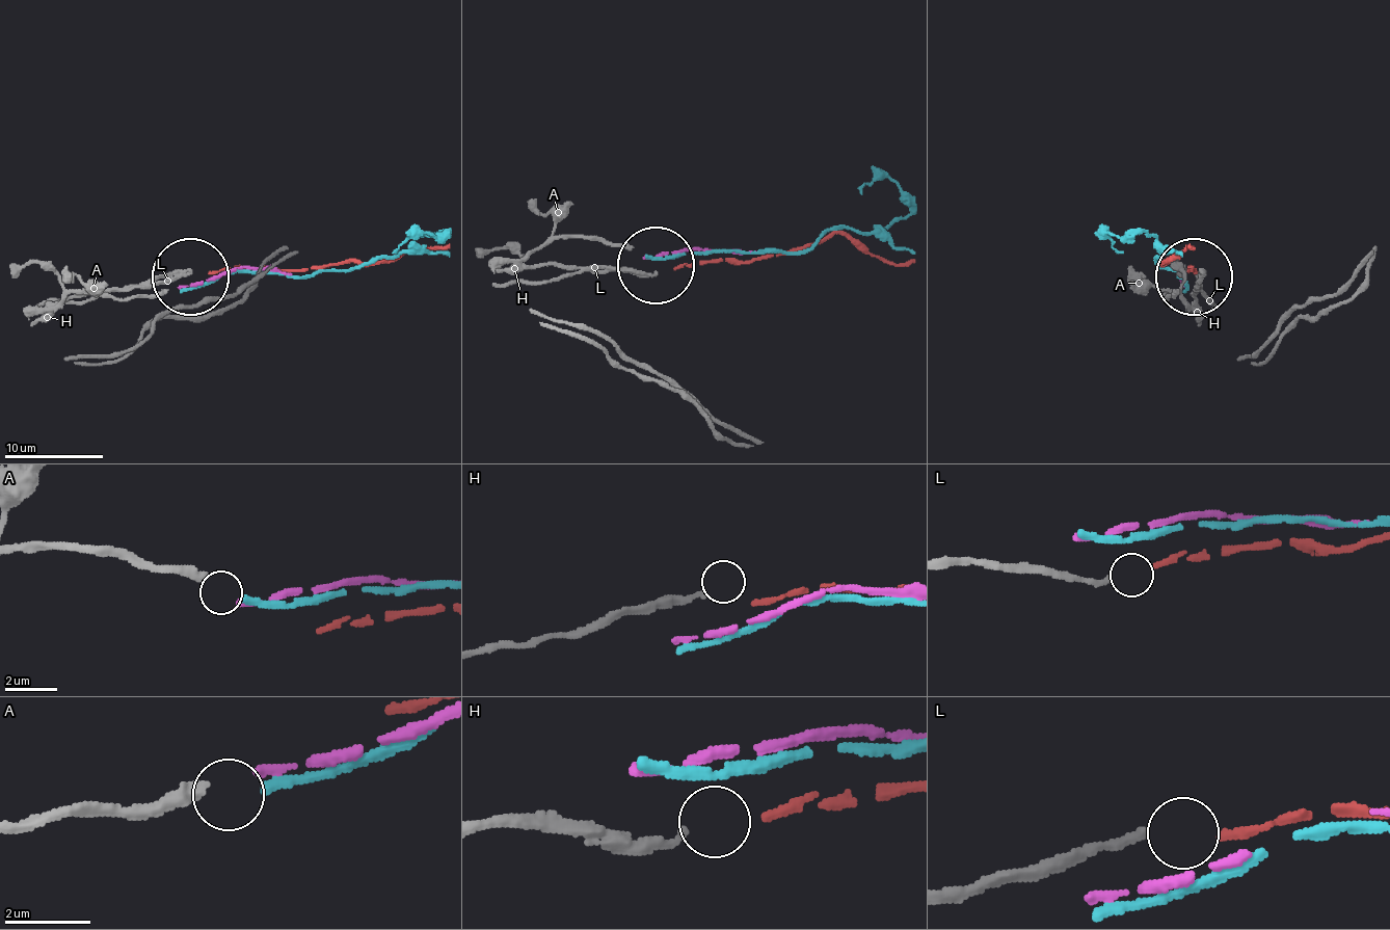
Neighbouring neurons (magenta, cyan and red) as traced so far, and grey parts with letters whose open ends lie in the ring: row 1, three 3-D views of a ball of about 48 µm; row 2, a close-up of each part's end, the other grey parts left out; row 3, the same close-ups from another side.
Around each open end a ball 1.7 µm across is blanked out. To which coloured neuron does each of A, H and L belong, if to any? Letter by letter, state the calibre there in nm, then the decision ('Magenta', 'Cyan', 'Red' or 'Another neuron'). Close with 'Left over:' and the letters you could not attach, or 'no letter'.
A: Thickness 320 nm. Cyan
H: Thickness 190 nm. Another neuron
L: Thickness 220 nm. Red
Left over: H

